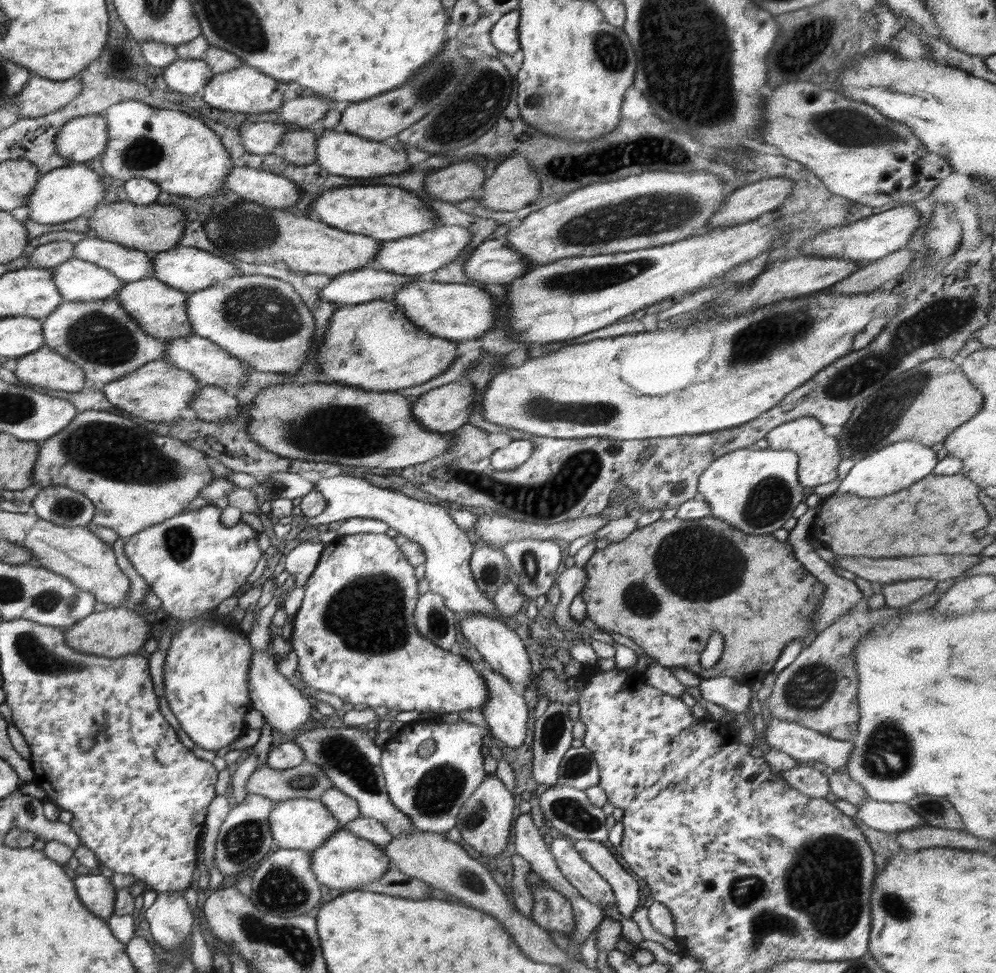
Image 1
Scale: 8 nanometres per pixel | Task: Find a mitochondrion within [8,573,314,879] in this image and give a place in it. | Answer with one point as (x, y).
(36, 656)

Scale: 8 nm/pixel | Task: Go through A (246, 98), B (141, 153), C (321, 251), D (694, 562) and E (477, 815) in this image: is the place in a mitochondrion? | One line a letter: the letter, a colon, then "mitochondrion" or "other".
A: other
B: mitochondrion
C: other
D: mitochondrion
E: mitochondrion

